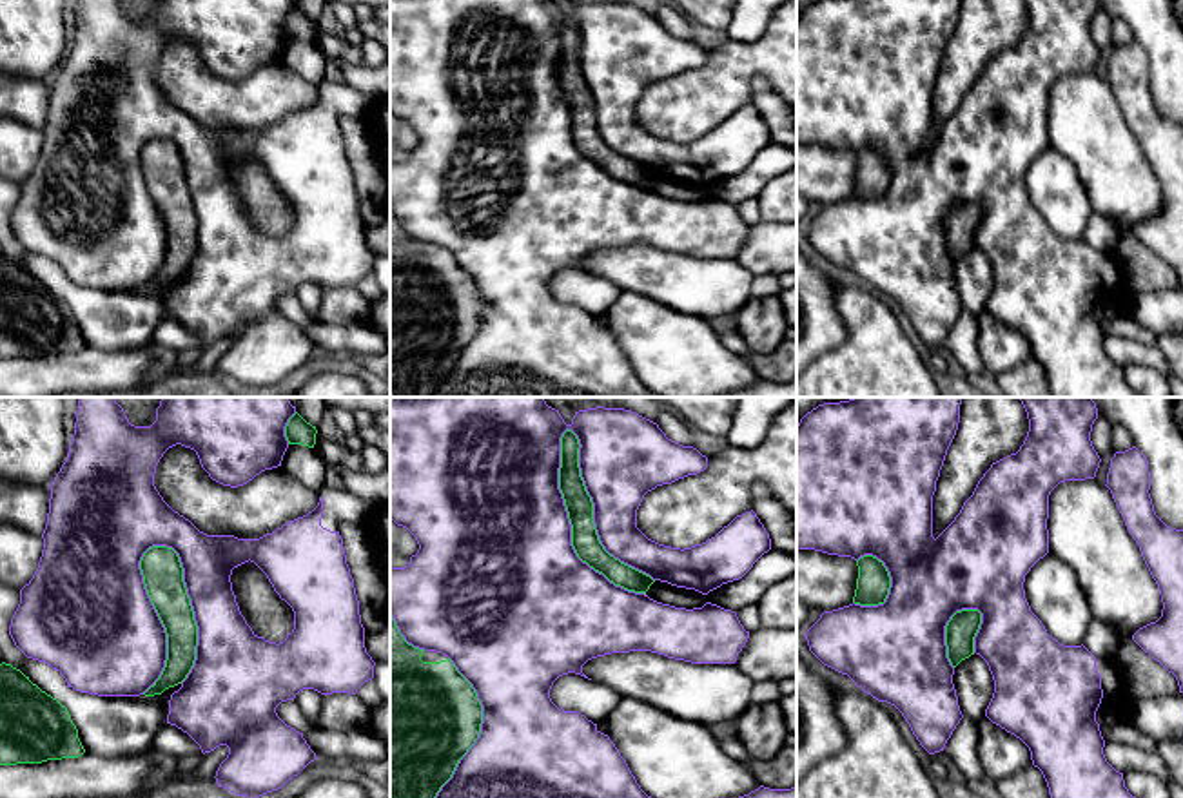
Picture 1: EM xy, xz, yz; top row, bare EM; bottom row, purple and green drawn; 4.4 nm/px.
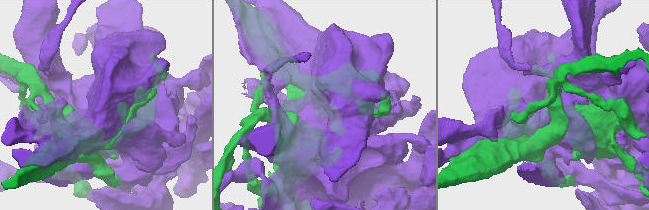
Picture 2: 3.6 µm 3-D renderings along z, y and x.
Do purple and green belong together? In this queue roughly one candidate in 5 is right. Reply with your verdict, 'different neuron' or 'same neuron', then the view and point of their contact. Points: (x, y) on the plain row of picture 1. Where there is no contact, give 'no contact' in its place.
different neuron | xz (570, 120)

